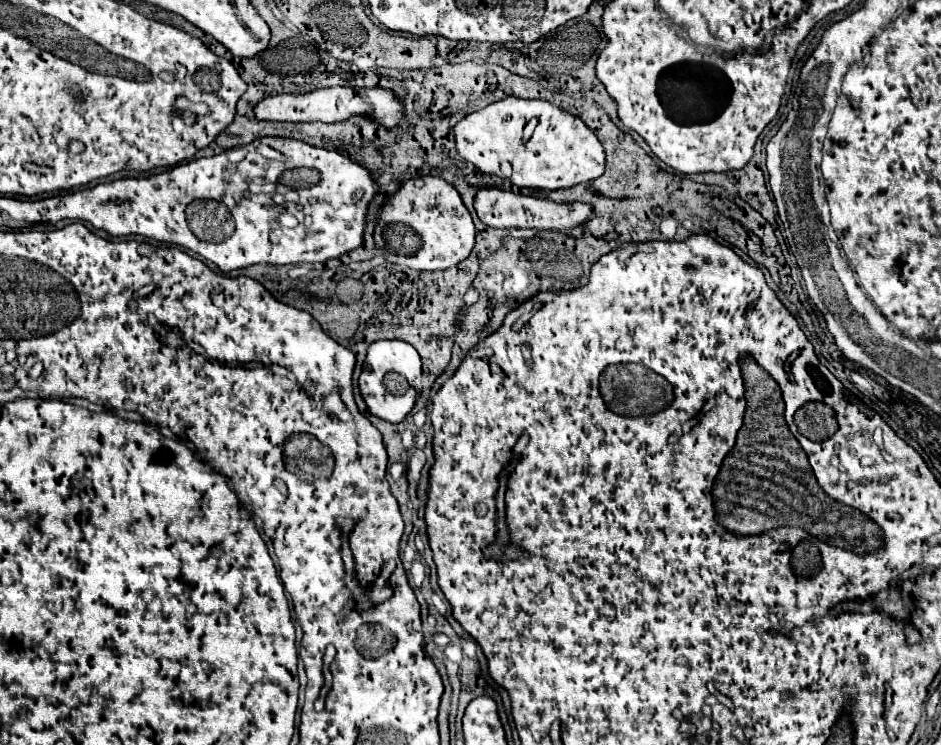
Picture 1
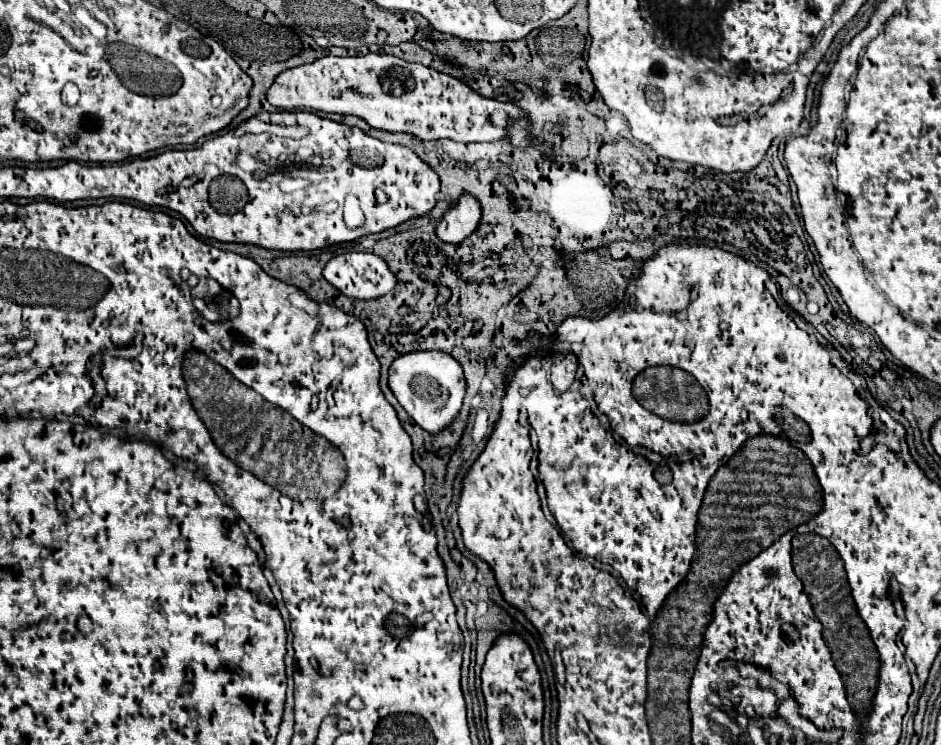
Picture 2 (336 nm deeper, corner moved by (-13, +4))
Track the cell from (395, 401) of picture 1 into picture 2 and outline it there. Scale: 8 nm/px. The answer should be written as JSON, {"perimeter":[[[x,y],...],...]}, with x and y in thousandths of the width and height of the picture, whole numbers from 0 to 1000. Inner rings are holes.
{"perimeter":[[[438,471],[421,479],[412,495],[412,519],[431,554],[455,581],[465,581],[482,565],[491,546],[495,511],[489,487],[470,471]]]}

